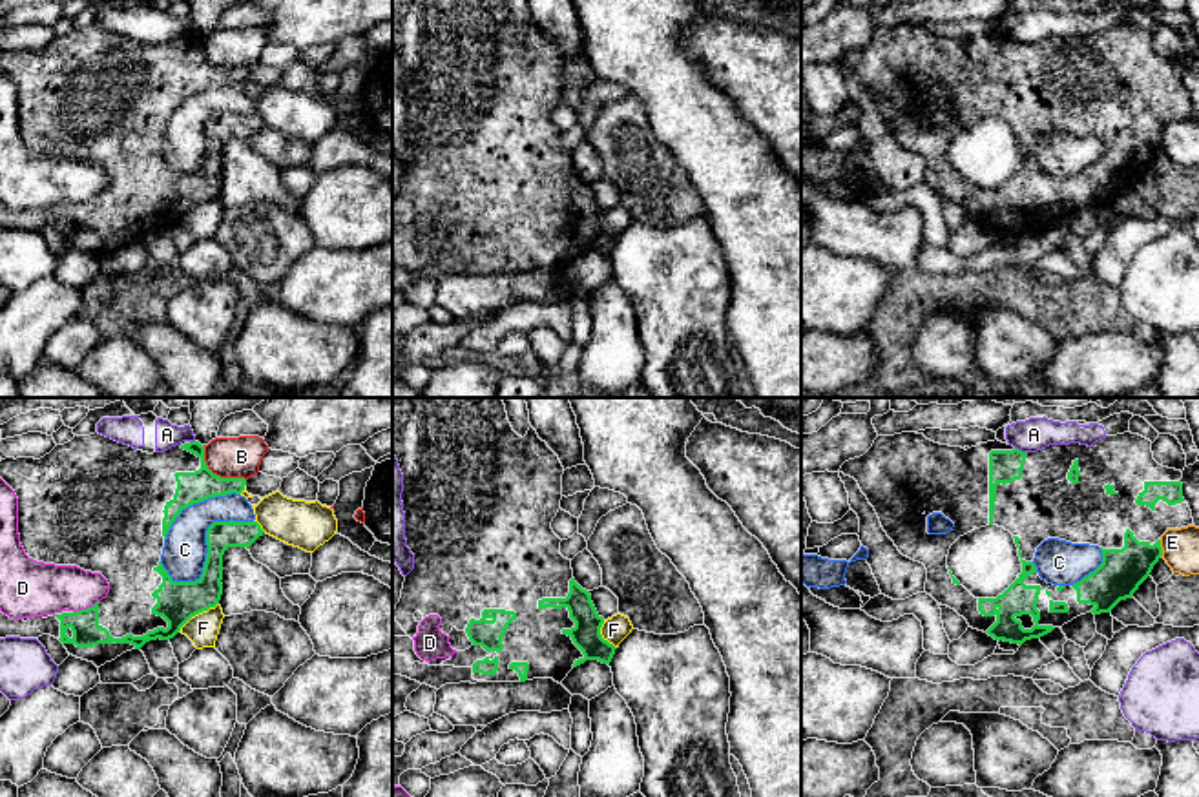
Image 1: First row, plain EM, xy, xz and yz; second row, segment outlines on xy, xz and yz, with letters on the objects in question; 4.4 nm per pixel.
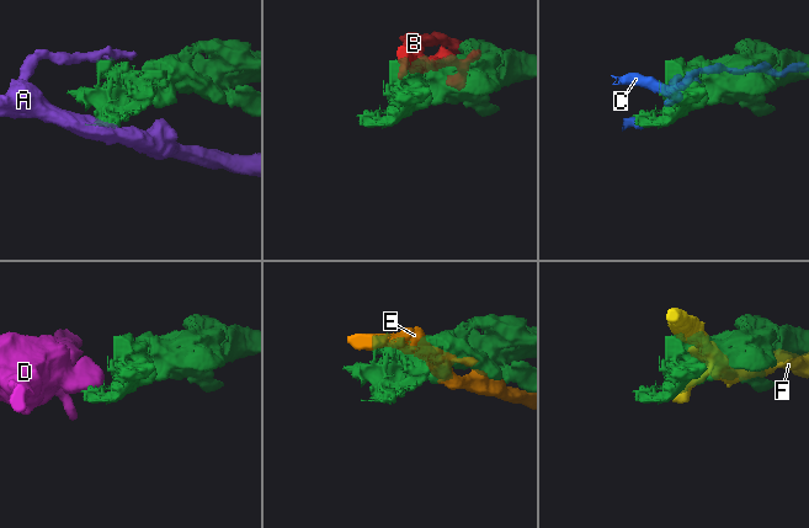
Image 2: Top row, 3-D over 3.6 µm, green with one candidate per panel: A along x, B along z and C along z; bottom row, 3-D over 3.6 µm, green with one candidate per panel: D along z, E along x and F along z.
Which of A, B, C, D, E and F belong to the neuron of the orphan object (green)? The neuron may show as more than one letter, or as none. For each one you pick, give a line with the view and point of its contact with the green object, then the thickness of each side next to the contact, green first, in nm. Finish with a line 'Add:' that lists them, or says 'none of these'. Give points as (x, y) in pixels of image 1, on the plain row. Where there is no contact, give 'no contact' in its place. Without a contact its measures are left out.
Add: none of these

